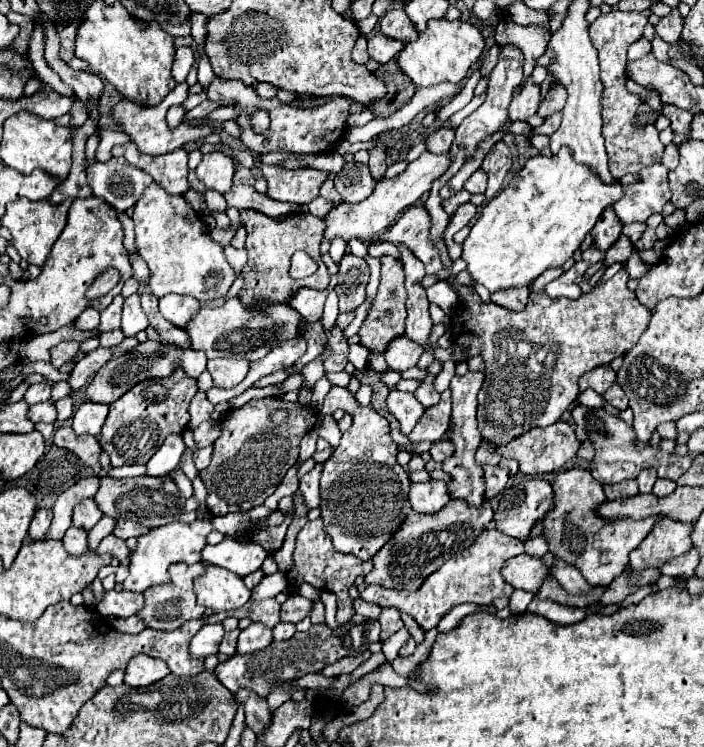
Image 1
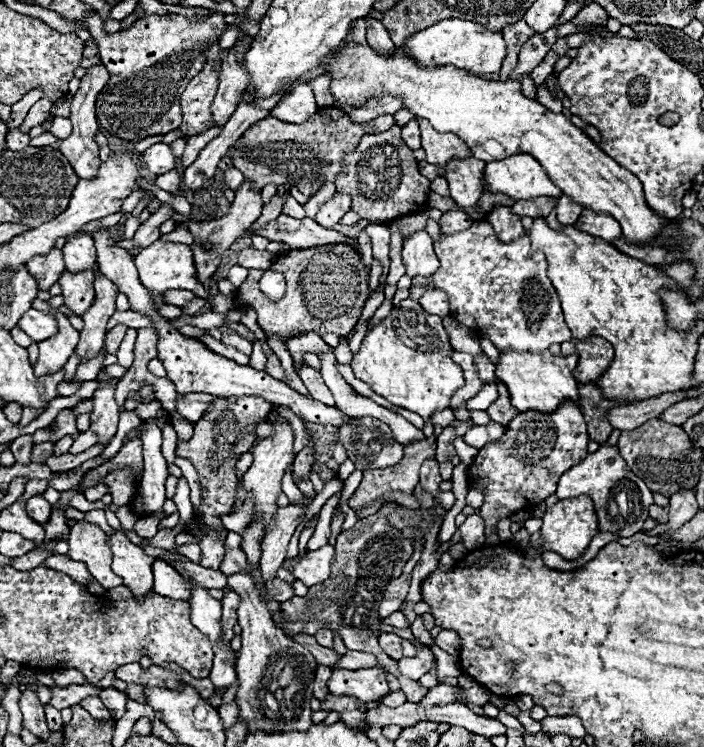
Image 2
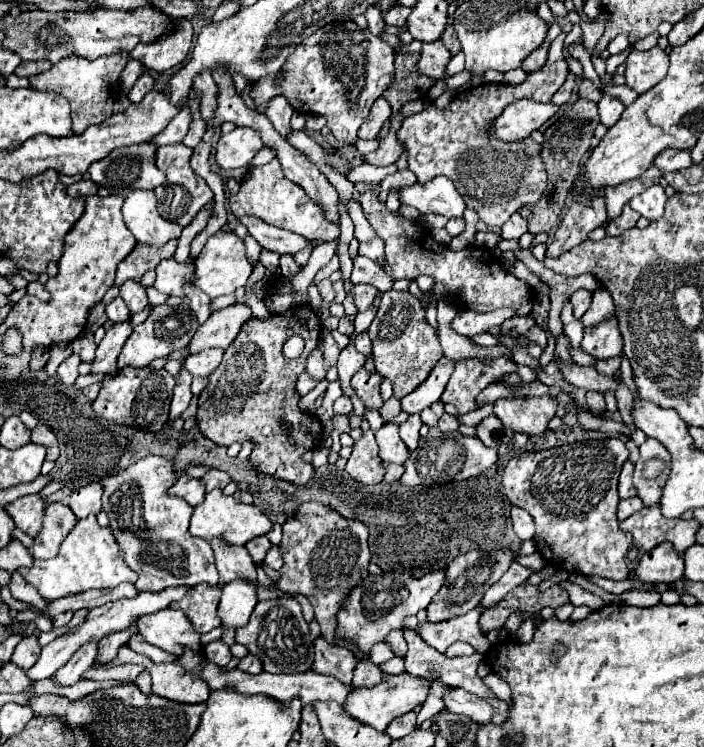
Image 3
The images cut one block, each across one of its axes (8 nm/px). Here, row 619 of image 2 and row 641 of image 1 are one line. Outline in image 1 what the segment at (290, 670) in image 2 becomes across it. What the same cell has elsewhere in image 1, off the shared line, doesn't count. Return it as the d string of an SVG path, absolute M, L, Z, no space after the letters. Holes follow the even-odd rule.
M250 624L238 636L238 654L254 654L272 642L272 630L262 624Z

